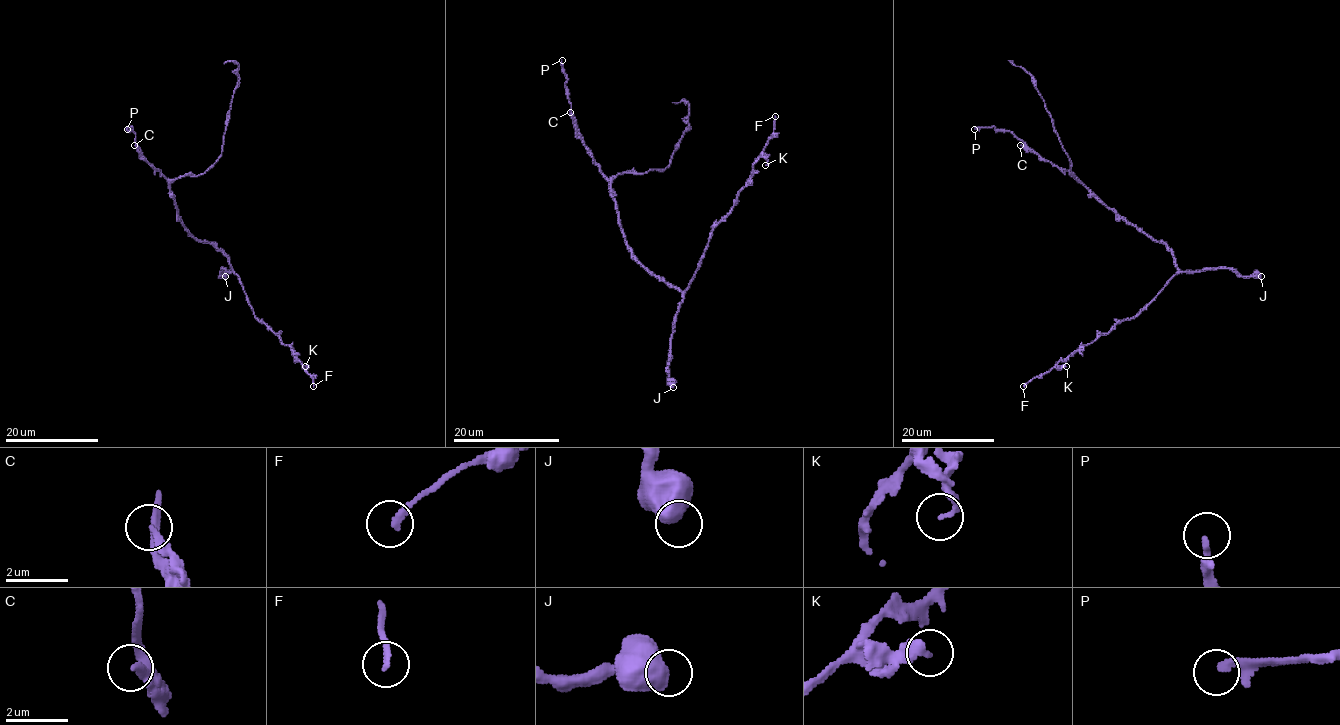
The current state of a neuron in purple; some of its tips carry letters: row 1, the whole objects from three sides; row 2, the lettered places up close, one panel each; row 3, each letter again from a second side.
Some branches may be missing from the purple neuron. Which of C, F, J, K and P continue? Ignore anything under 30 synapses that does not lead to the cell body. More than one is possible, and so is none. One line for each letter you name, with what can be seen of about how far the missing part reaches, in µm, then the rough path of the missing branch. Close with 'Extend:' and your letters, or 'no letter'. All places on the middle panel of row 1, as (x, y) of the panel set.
P: Missing length about 50 µm
Extend: P

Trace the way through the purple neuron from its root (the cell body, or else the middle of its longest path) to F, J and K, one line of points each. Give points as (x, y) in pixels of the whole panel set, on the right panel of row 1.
F: (1147, 235), (1161, 241), (1175, 258), (1177, 272), (1169, 283), (1134, 316), (1120, 320), (1023, 386)
J: (1147, 235), (1166, 246), (1182, 271), (1235, 269), (1244, 277), (1261, 276)
K: (1147, 235), (1166, 246), (1177, 272), (1134, 316), (1120, 320), (1057, 364), (1066, 366)

